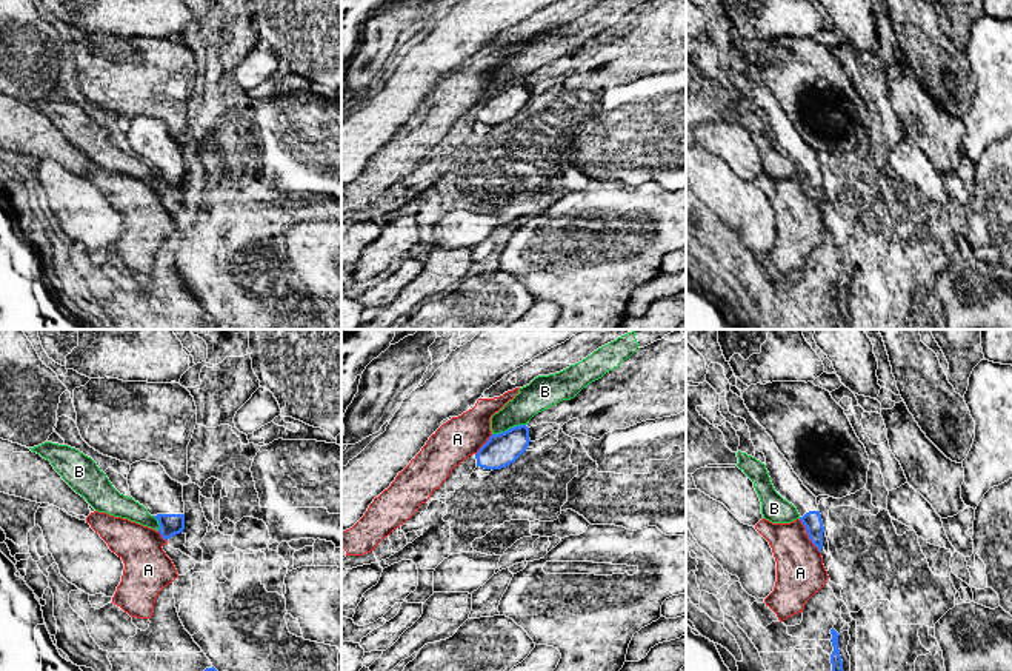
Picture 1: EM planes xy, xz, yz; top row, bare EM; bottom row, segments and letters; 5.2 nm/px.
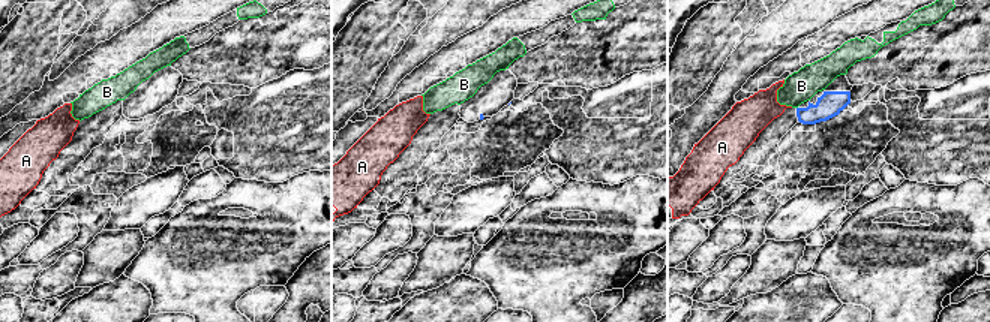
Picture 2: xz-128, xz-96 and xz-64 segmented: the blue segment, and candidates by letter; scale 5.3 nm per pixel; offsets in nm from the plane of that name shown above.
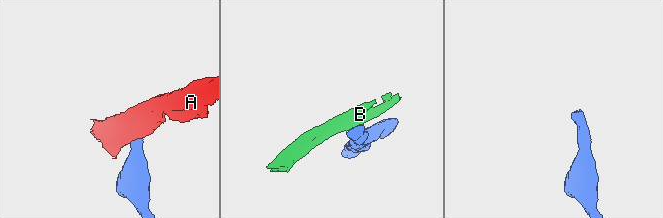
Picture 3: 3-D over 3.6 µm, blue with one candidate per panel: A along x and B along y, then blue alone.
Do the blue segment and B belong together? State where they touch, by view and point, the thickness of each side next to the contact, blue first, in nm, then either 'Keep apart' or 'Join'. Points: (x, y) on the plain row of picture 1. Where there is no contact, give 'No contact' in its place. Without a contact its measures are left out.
Touches blue at xz (508, 85). Thickness 170 nm (blue) against 160 nm. Keep apart

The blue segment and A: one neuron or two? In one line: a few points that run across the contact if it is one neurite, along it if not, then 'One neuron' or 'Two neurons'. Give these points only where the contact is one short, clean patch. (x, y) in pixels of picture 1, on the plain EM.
Line: yz (798, 174), (809, 196), (820, 208). Two neurons

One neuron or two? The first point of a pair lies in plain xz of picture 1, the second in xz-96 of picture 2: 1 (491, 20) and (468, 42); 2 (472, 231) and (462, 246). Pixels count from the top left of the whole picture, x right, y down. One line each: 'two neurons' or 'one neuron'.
1: two neurons
2: two neurons

